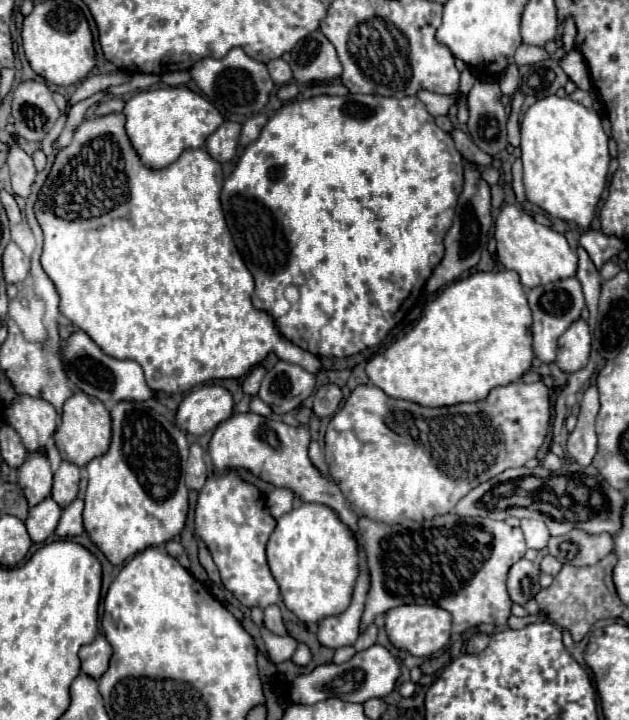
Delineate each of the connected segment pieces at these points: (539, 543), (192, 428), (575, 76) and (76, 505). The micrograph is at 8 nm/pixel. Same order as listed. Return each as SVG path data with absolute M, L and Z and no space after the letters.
M521 520L521 530L525 534L529 548L533 548L537 552L547 548L551 534L549 534L545 522L541 522L541 520Z
M205 384L183 398L175 412L175 426L187 434L203 436L215 430L231 414L231 394L217 384Z
M572 50L568 55L559 60L559 64L569 79L575 82L577 88L590 91L592 87L591 74L585 60L577 57L583 57L577 50Z
M73 500L73 502L63 510L55 534L57 534L59 538L73 538L73 536L83 534L81 512L83 512L83 500Z

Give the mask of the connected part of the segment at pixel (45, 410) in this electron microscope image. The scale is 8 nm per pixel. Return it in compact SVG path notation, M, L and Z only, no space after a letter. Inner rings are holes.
M19 396L3 412L1 422L17 430L29 454L41 448L51 448L53 436L59 428L59 416L55 408L45 400L29 398L29 396Z

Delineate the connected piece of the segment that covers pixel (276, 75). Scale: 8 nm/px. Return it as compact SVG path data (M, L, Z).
M277 58L273 62L267 62L267 68L269 68L269 74L271 74L271 78L273 78L273 82L277 86L289 84L293 80L293 74L291 74L289 64L285 60L281 60L281 58Z

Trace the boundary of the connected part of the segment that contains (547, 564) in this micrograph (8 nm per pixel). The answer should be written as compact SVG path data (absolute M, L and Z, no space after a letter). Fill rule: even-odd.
M545 554L545 556L541 558L539 566L541 566L541 572L551 574L551 576L555 576L555 574L561 570L561 562L555 562L555 558L553 558L551 554Z

